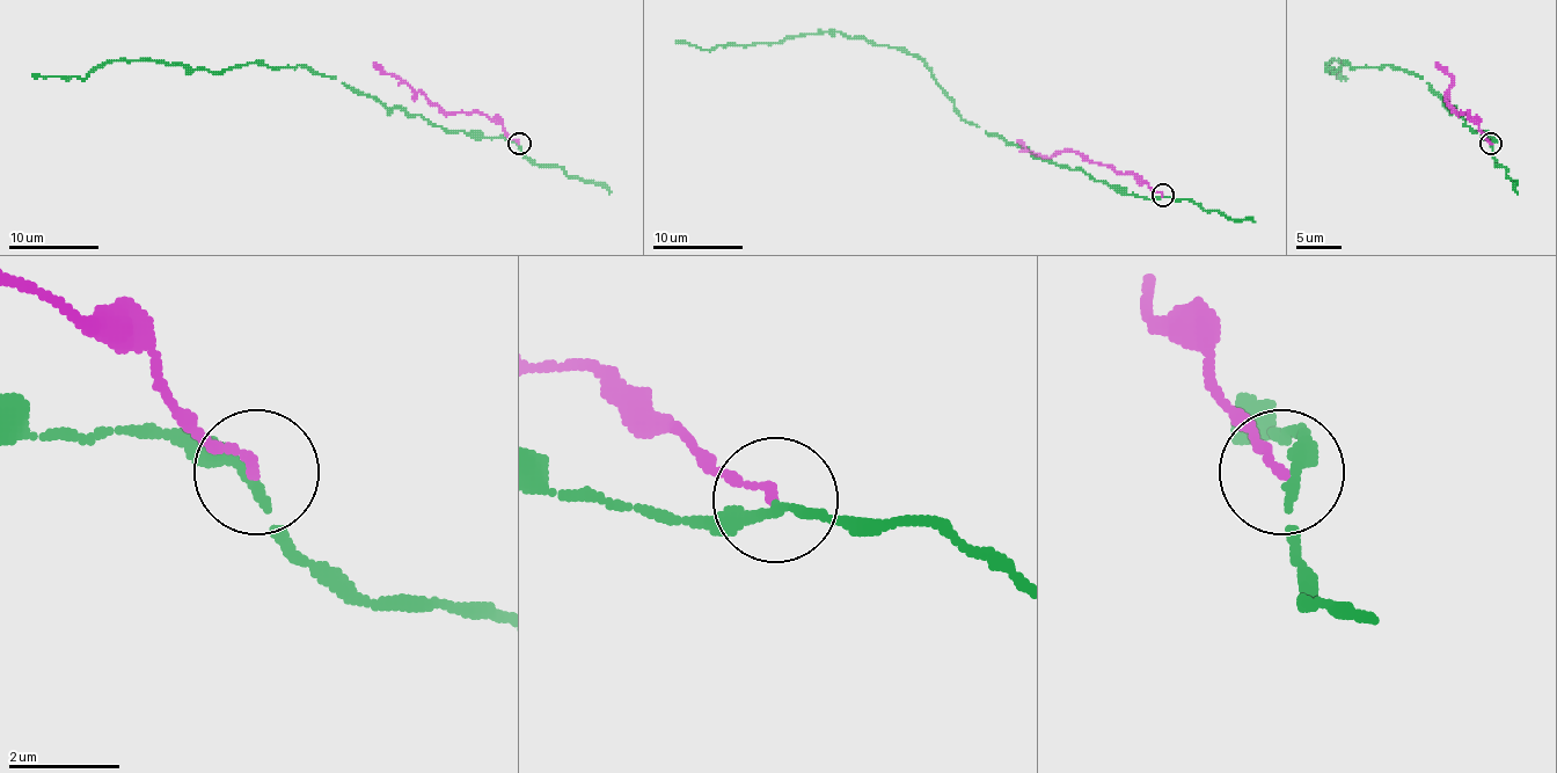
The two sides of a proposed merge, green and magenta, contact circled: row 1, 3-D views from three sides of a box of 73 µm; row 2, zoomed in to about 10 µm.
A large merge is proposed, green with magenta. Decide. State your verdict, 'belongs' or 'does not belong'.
does not belong

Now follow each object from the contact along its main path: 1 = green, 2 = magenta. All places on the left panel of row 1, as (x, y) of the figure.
1: (518, 144), (385, 108), (304, 65), (251, 63), (220, 72), (133, 60), (102, 63), (83, 78), (33, 74)
2: (518, 144), (489, 117), (446, 112), (373, 63)

